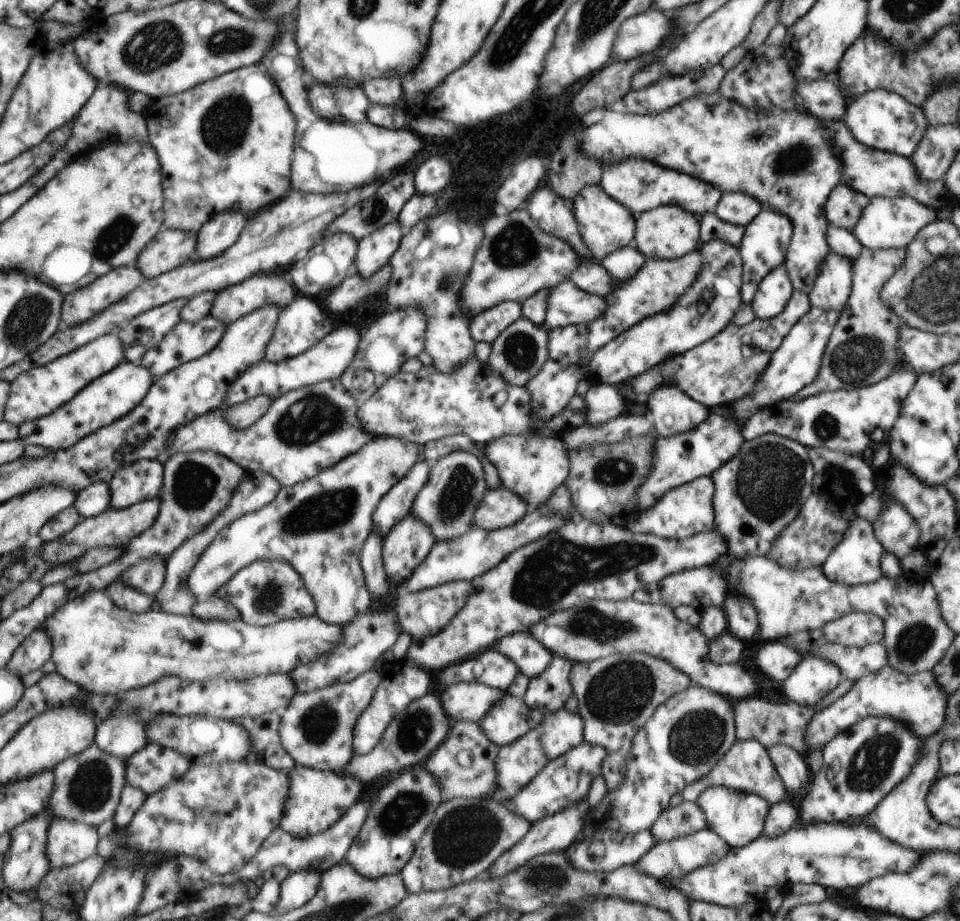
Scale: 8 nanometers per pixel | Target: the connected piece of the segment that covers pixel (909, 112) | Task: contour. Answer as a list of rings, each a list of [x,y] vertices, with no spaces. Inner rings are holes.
[[[881,88],[865,91],[852,101],[845,99],[842,119],[853,138],[861,144],[907,159],[913,154],[929,126],[926,115],[919,106],[912,105],[898,93]]]

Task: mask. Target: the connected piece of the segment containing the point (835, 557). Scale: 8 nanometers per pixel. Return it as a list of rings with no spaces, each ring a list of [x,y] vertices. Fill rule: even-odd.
[[[855,517],[847,527],[846,534],[835,545],[826,562],[822,564],[822,572],[831,581],[841,582],[844,585],[862,585],[874,583],[881,577],[879,572],[879,556],[882,556],[882,543],[874,535],[873,522],[863,517]]]

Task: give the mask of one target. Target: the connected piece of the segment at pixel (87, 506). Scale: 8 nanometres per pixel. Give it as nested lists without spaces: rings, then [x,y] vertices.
[[[99,481],[79,491],[74,507],[83,519],[99,516],[112,506],[111,484]]]

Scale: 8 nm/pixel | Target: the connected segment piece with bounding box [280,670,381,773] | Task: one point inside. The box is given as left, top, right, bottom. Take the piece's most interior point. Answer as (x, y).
(316, 729)

